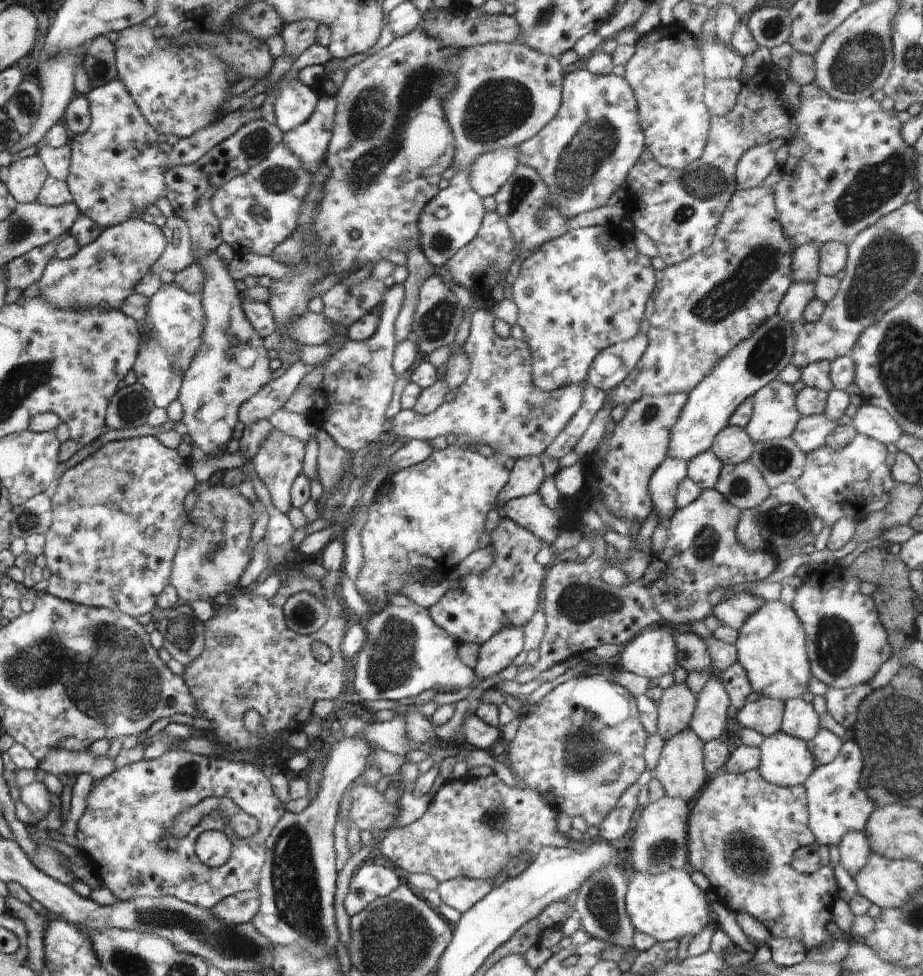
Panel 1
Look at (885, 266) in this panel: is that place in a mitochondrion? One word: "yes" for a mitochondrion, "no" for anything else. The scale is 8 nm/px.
yes

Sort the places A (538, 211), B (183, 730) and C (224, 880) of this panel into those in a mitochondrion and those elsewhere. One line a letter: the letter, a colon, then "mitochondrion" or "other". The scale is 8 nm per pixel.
A: mitochondrion
B: other
C: other

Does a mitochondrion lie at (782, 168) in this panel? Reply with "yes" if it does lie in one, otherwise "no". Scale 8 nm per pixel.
no

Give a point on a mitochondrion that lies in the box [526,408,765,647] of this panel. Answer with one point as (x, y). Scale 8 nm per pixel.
(579, 603)

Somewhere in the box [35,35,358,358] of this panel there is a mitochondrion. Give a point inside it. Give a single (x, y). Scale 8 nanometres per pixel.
(275, 180)

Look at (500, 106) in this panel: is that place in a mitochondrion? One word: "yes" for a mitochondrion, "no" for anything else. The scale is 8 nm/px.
yes

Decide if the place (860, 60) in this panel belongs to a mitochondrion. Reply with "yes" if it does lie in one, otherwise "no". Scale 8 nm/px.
yes

